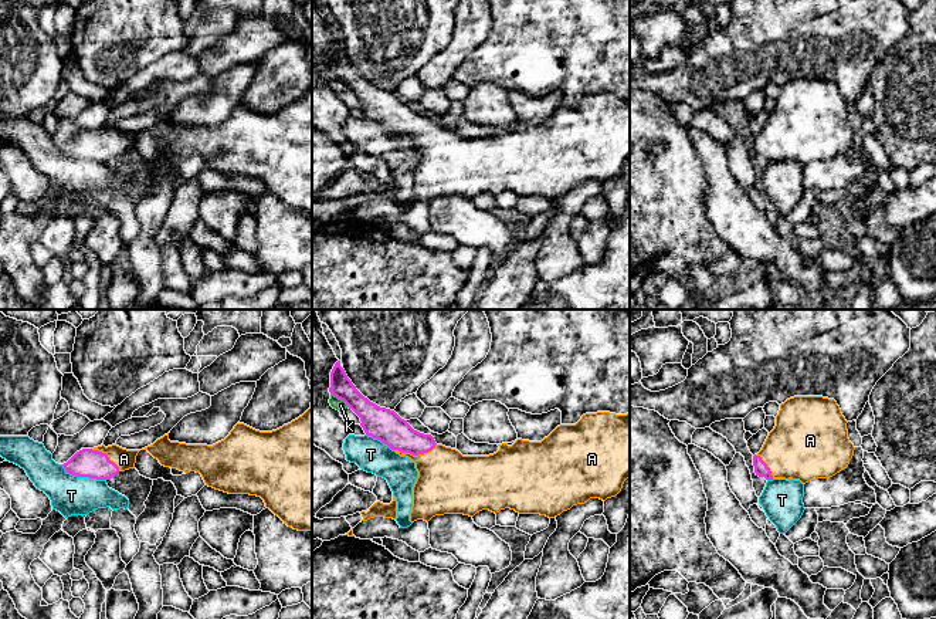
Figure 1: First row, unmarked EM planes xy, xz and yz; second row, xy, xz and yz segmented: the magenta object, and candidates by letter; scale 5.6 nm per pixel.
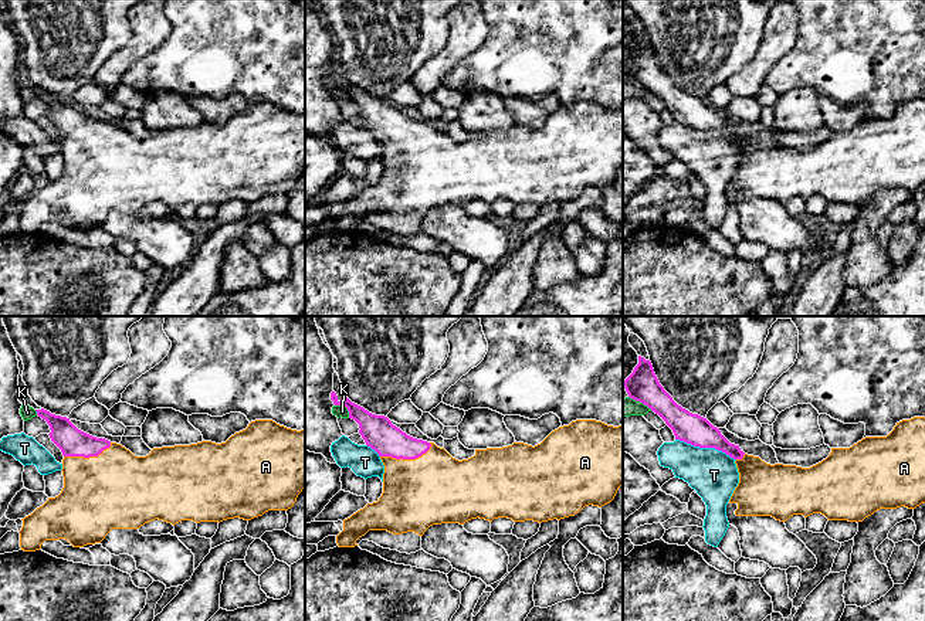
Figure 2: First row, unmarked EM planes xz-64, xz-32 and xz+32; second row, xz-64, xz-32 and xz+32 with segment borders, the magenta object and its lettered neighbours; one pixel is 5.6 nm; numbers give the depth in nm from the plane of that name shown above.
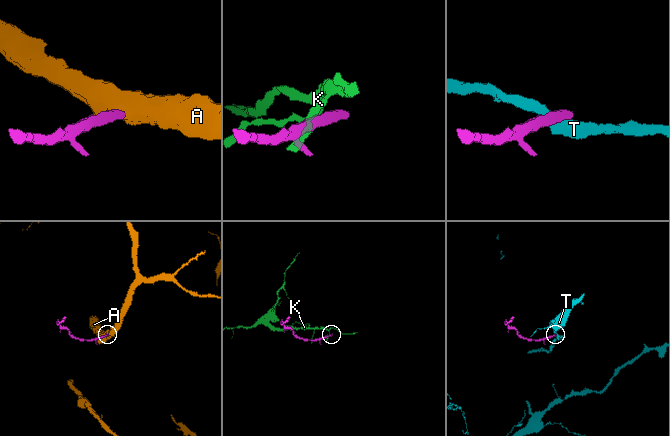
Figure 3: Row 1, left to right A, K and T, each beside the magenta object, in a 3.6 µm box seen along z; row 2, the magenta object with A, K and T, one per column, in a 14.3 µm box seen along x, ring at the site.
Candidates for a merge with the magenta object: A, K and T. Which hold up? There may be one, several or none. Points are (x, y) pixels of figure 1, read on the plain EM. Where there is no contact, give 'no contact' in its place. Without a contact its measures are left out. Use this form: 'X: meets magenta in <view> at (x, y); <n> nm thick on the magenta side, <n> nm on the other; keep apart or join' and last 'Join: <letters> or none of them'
A: meets magenta in xz at (416, 137); 190 nm thick on the magenta side, 360 nm on the other; join
K: meets magenta in xz at (341, 81); 180 nm thick on the magenta side, 70 nm on the other; keep apart
T: meets magenta in xy at (82, 158); 160 nm thick on the magenta side, 220 nm on the other; keep apart
Join: A

